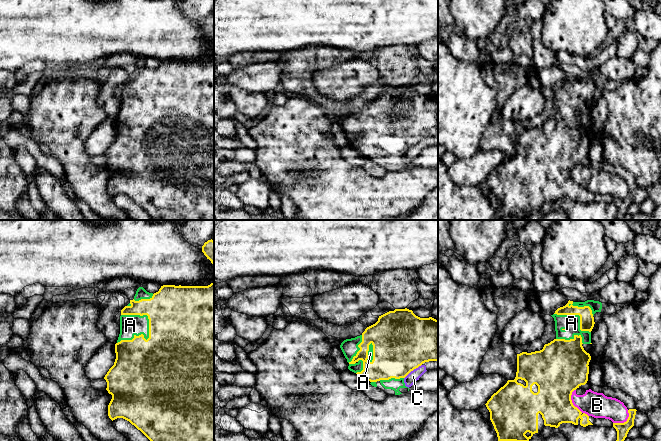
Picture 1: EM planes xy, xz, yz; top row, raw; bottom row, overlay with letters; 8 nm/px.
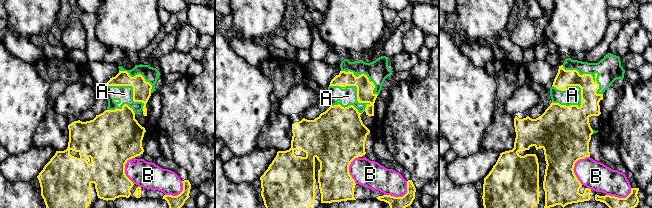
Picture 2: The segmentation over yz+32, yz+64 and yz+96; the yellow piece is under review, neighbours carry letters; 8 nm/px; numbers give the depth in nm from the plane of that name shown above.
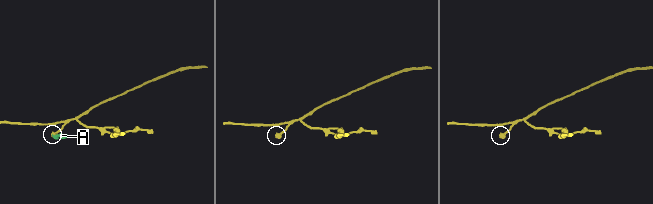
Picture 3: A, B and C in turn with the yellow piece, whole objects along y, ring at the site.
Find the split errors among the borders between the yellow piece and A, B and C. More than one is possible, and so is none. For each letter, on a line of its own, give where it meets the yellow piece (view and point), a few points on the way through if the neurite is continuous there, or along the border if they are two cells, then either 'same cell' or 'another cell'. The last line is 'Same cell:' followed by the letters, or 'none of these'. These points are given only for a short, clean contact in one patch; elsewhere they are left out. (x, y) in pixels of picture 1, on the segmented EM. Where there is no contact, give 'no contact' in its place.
A: meets yellow in xy at (143, 335); same cell
B: meets yellow in yz at (572, 404); another cell
C: meets yellow in xz at (412, 370); another cell
Same cell: A

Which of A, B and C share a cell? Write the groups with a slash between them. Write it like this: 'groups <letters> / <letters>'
groups A / B C

